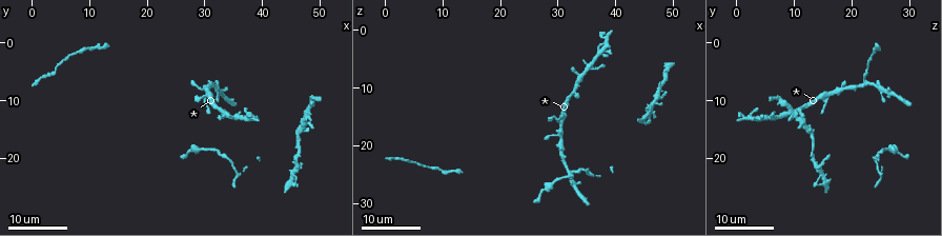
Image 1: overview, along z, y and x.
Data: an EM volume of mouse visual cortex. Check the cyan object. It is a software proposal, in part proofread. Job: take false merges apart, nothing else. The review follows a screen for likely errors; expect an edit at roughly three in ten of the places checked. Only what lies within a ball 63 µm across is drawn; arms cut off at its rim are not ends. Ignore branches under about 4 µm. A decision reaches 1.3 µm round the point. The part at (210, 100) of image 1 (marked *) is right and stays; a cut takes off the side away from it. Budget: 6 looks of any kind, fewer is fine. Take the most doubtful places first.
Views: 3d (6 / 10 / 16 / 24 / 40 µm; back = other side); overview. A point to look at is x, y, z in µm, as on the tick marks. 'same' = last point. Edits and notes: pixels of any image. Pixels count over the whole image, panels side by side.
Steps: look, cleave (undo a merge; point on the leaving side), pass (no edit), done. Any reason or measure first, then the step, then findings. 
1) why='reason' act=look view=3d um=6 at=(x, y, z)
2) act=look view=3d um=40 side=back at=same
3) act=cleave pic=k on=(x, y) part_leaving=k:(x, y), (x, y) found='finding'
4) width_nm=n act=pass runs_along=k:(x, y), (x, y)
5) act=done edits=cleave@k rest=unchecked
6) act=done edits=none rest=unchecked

why='looks like a crossing' act=look view=3d um=16 at=(30.5, 9.0, 16.0)

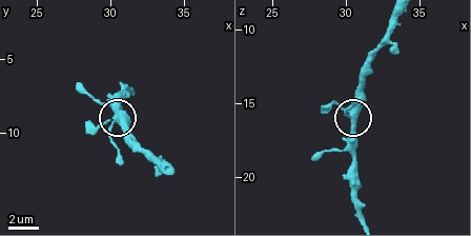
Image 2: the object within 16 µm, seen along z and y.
act=look view=3d um=10 at=(30.4, 9.2, 15.6)

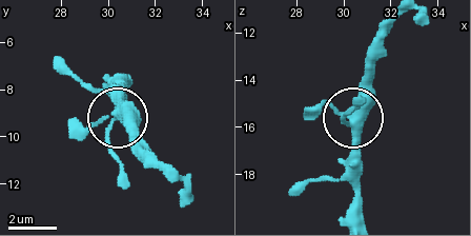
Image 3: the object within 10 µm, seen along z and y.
act=pass found='one neuron here'

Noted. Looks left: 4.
why='three-way junction' act=look view=3d um=16 at=(32.0, 8.0, 25.5)

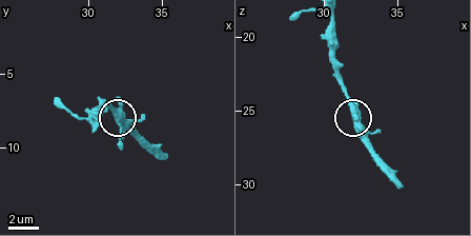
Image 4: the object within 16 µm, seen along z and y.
act=look view=3d um=6 at=same

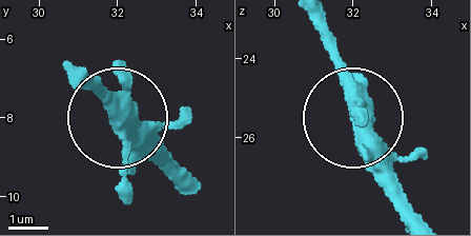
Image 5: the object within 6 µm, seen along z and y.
arms=3 act=pass found='continuous, no second neuron'

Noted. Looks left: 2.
why='a fork' act=look view=3d um=24 at=(47.5, 13.0, 10.5)

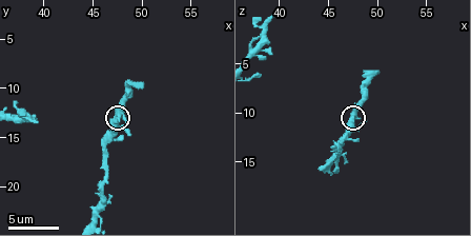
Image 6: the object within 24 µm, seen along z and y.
act=look view=3d um=6 at=same

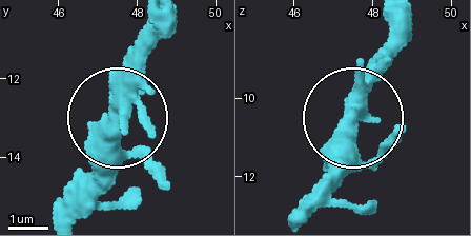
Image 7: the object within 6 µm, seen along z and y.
arms=3 act=pass found='continuous, no second neuron'

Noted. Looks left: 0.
act=done edits=none rest=unchecked

